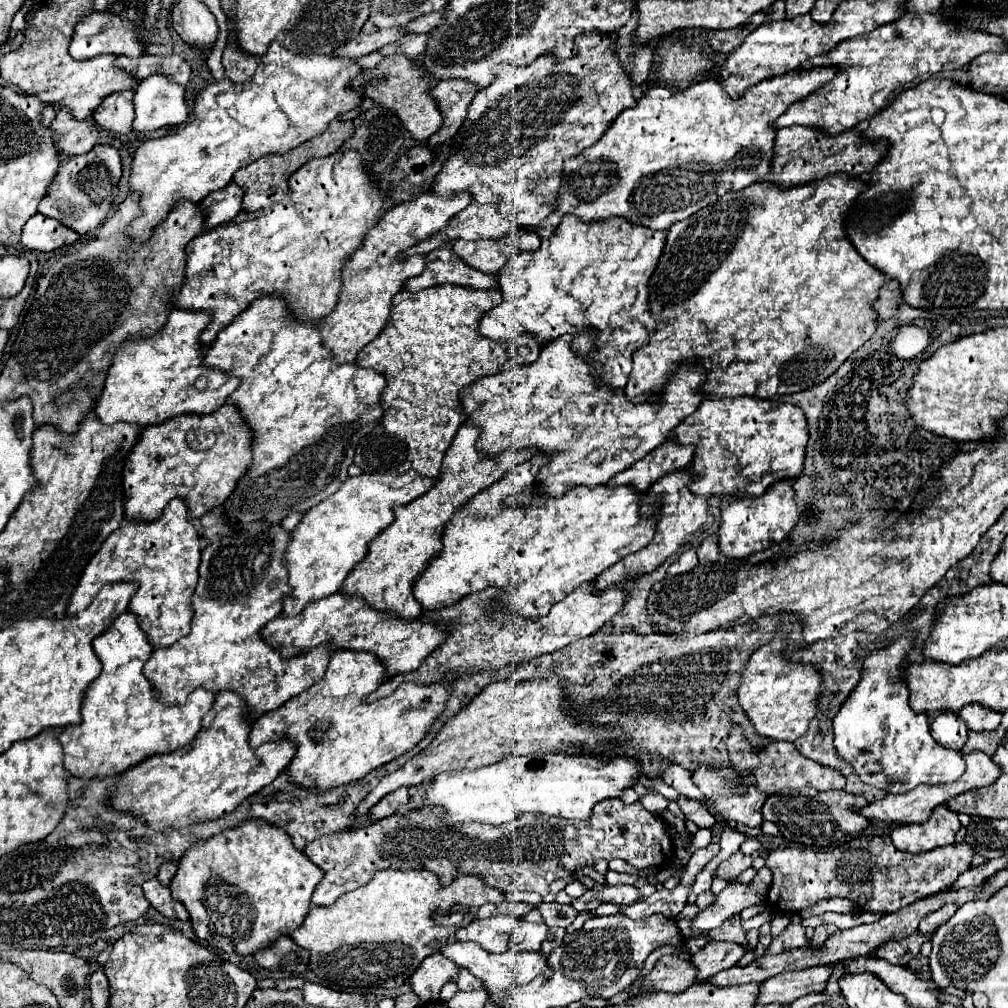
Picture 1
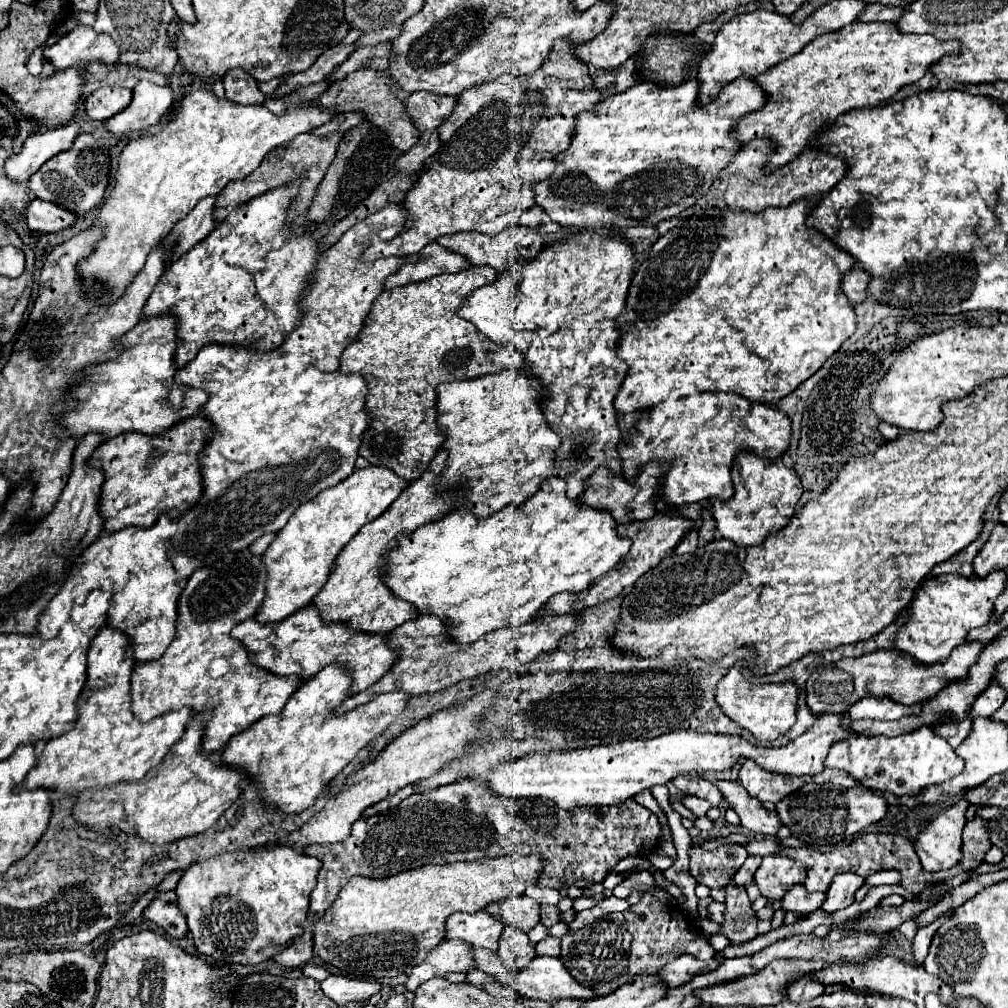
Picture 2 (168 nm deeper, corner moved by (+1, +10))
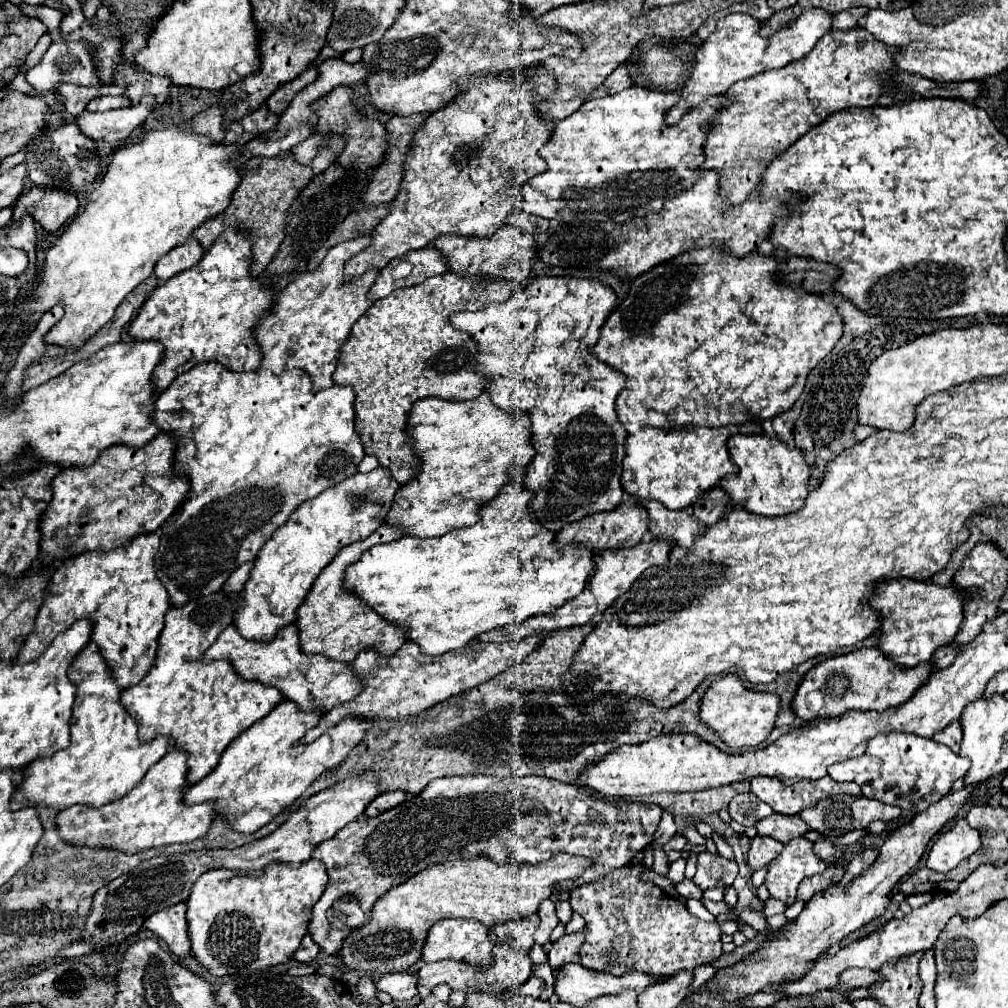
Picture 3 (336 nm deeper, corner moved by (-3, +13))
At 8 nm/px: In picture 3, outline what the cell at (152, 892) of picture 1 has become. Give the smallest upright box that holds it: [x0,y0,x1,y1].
[144,903,190,955]

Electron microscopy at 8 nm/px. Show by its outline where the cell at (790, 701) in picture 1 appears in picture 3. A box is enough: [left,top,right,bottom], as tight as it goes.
[700,675,780,747]

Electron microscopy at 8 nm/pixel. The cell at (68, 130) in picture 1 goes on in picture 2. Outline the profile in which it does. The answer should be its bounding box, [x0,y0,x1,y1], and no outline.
[6,122,80,182]

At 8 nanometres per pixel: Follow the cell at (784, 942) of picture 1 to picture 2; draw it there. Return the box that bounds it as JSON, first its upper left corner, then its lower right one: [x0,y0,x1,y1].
[782,884,826,914]

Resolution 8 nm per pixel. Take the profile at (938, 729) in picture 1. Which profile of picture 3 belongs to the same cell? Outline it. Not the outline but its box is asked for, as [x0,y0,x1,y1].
[932,721,962,753]

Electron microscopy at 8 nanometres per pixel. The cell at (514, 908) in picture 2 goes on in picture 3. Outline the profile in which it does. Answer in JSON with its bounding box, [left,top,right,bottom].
[488,913,540,951]

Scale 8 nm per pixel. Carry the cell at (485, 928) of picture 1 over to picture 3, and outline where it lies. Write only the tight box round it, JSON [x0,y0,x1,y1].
[422,919,494,965]

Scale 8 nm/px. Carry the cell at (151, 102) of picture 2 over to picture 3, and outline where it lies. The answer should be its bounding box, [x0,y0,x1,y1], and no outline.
[78,95,156,143]

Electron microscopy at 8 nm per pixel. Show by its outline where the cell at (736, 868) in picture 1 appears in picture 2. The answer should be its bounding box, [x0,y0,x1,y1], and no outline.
[688,844,748,888]

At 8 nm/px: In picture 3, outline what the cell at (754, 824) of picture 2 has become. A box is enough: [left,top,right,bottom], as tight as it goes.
[756,813,810,843]

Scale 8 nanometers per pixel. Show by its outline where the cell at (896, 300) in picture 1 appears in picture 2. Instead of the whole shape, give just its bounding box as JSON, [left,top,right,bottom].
[841,274,871,303]

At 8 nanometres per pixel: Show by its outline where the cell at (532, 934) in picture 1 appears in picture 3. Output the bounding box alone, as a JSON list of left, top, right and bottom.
[416,943,532,997]

